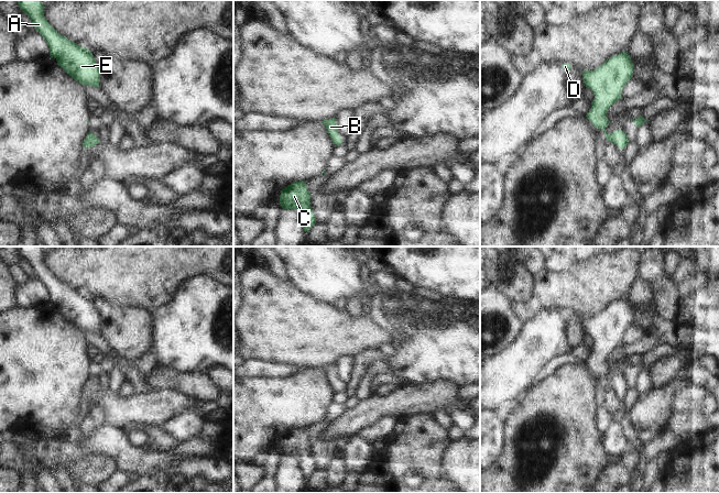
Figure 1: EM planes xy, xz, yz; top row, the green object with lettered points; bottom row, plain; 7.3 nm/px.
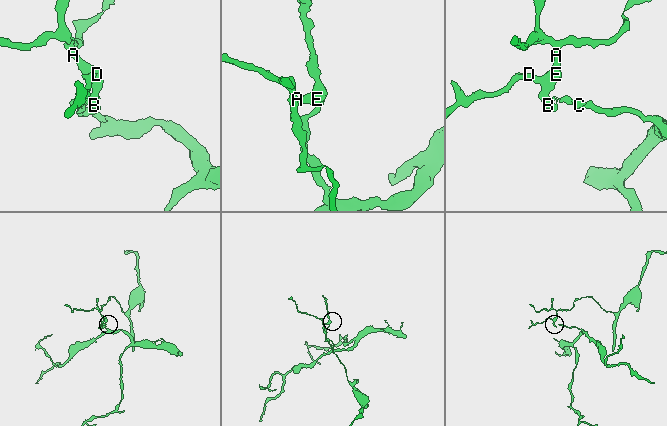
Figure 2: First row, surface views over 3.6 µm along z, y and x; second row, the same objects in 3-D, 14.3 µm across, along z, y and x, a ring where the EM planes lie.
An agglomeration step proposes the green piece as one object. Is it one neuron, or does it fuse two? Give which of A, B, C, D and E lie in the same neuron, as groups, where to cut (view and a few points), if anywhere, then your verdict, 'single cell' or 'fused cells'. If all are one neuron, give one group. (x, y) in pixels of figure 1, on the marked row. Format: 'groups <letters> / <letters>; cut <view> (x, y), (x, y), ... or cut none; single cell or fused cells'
groups A B D E / C; cut yz (624, 133), (627, 137); fused cells

